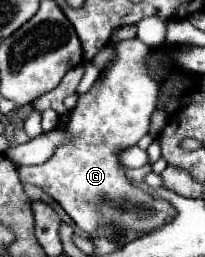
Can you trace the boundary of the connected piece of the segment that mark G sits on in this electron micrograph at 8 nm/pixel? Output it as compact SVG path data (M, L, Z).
M128 39L116 45L116 53L118 57L112 63L112 67L106 71L104 79L98 79L86 95L80 95L76 107L70 111L70 119L64 127L70 139L64 145L56 147L54 155L46 163L18 169L22 183L36 185L44 193L54 197L84 233L88 235L98 233L98 237L106 237L106 239L116 239L116 235L124 231L150 233L166 225L166 221L174 219L174 207L168 201L134 187L132 179L128 179L124 173L124 165L120 163L120 153L134 147L148 133L150 115L156 109L158 81L148 75L146 71L148 67L144 63L150 53L150 47L146 47L140 39Z

